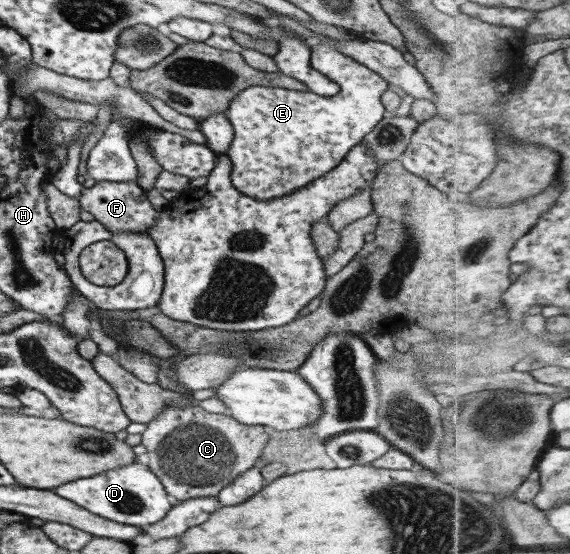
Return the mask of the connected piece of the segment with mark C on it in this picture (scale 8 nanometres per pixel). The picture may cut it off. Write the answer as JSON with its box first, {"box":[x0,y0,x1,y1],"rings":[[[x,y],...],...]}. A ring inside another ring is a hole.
{"box":[140,400,269,502],"rings":[[[190,400],[187,405],[167,405],[155,419],[151,419],[145,430],[140,433],[140,444],[147,451],[147,467],[162,483],[167,498],[181,502],[195,497],[215,497],[222,487],[230,485],[239,473],[253,467],[269,440],[267,430],[261,425],[239,424],[226,413],[219,415],[206,412]]]}

